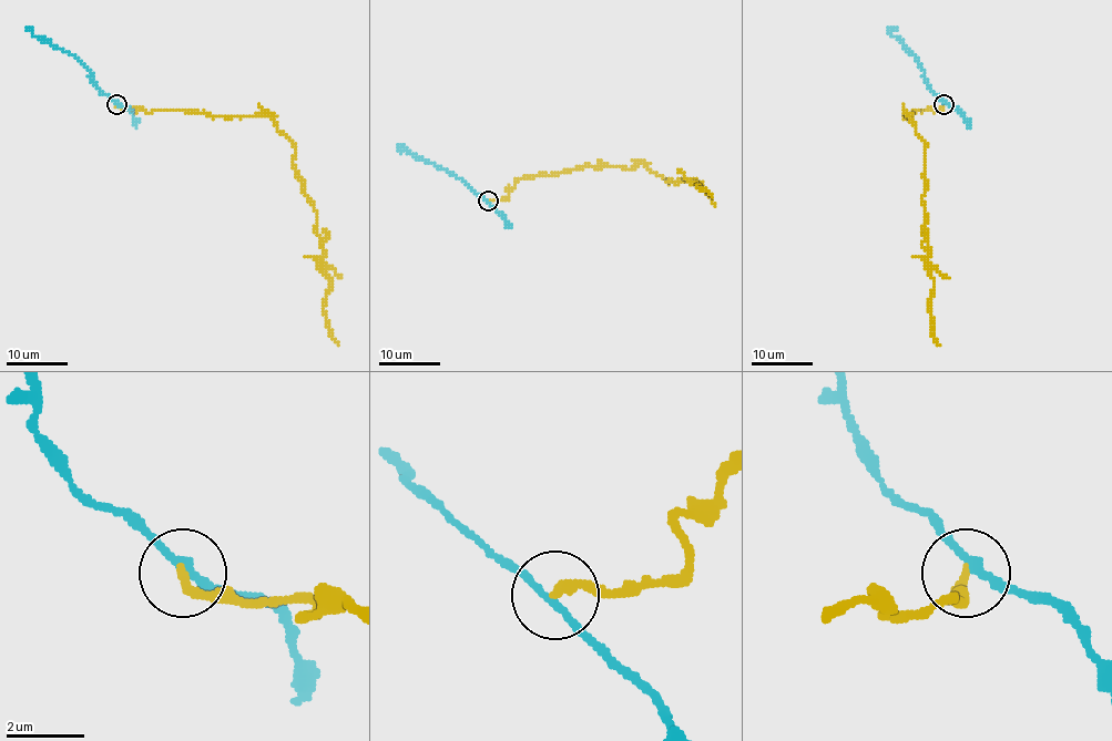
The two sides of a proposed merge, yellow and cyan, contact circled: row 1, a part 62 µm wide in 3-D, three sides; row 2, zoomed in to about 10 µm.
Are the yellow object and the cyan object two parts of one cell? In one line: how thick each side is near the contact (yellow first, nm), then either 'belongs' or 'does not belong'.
260/200 nm | does not belong

